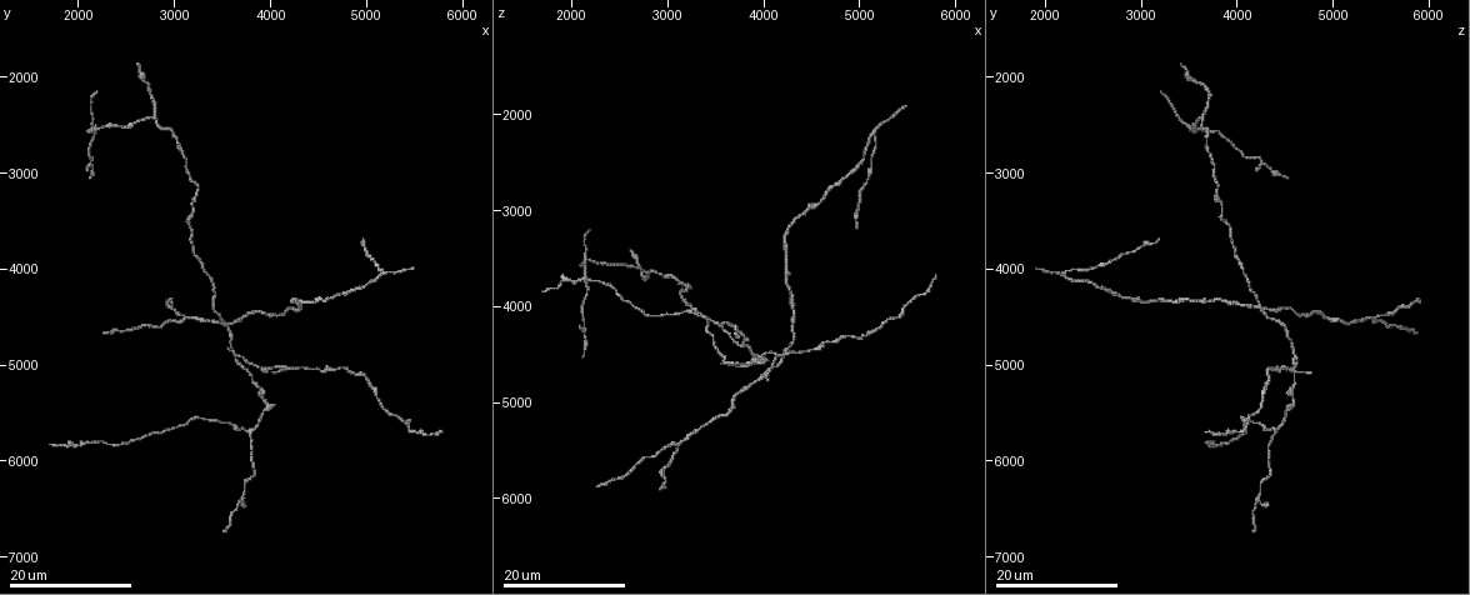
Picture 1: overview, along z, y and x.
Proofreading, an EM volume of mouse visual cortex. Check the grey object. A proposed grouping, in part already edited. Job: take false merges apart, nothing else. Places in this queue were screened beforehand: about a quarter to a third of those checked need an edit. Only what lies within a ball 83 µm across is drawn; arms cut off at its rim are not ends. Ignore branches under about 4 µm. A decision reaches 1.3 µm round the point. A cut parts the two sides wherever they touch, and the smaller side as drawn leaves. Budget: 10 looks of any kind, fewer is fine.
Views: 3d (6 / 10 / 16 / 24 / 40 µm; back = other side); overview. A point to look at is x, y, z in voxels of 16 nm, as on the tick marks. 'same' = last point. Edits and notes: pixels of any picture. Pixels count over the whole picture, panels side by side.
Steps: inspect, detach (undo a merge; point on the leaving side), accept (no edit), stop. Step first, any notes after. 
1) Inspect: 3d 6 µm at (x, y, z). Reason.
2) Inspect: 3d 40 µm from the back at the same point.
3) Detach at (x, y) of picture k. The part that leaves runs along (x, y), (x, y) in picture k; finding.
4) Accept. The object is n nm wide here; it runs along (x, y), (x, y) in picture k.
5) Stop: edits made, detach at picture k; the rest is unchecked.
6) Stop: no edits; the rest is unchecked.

Inspect: 3d 16 µm at (3120, 4500, 5460). Two arms in line, one across.

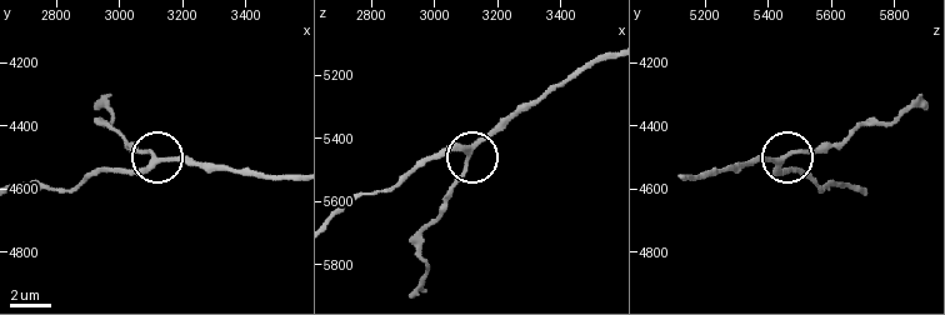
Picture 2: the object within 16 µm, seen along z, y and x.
Inspect: 3d 6 µm at (3110, 4500, 5450). Zoom in.

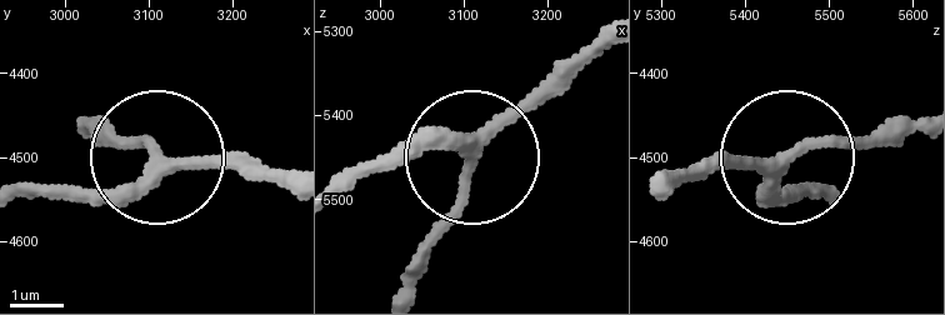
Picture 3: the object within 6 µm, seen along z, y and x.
Accept. Continuous, no second neuron.

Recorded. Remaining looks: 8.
Inspect: 3d 24 µm at (5140, 4060, 2160). A fork.

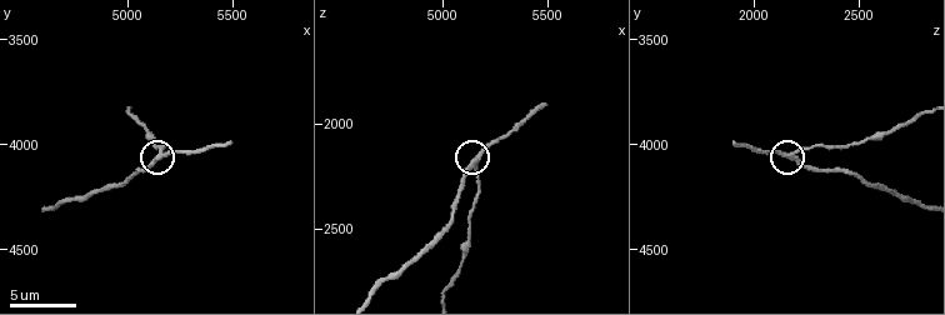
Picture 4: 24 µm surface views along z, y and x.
Inspect: 3d 6 µm at (5150, 4040, 2200). Closer look.

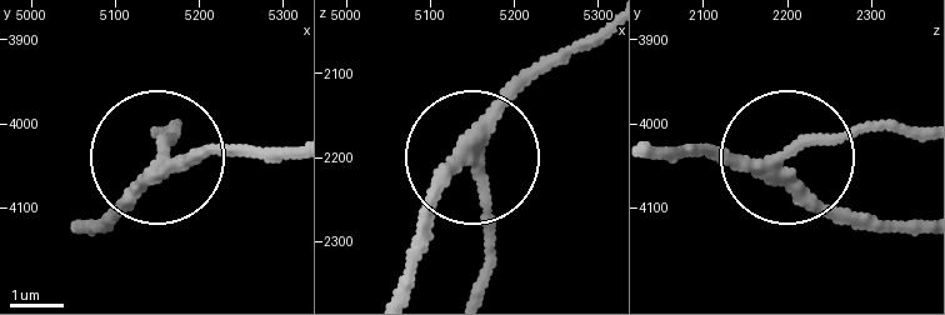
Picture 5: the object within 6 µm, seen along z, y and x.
Accept. The side arm is 8 µm long; it runs along (76, 233), (158, 156), (189, 165), (265, 151) in picture 5; one neuron here.

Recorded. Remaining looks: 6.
Inspect: 3d 24 µm at (3660, 4920, 4620). Three arms meet.

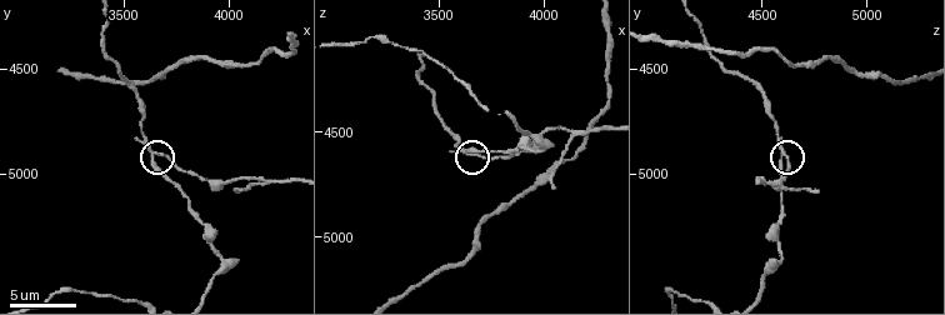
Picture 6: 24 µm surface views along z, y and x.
Inspect: 3d 10 µm at (3650, 4890, 4590). Closer look.

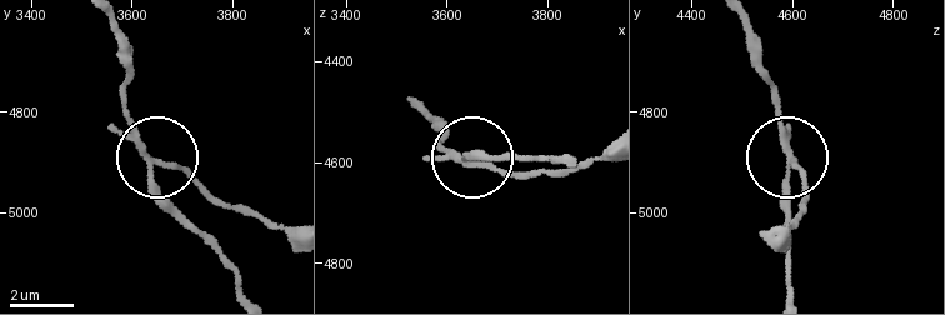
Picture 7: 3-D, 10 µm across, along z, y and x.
Detach at (180, 168) of picture 7. The object is 160 nm wide here; a second neuron is stuck on.

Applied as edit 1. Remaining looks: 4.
Inspect: 3d 16 µm at (3810, 4440, 4870).

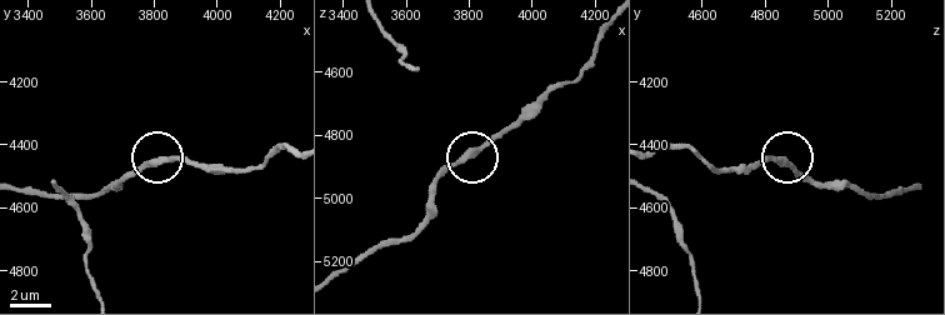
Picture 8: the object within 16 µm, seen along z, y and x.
Inspect: 3d 6 µm at (3820, 4450, 4860).

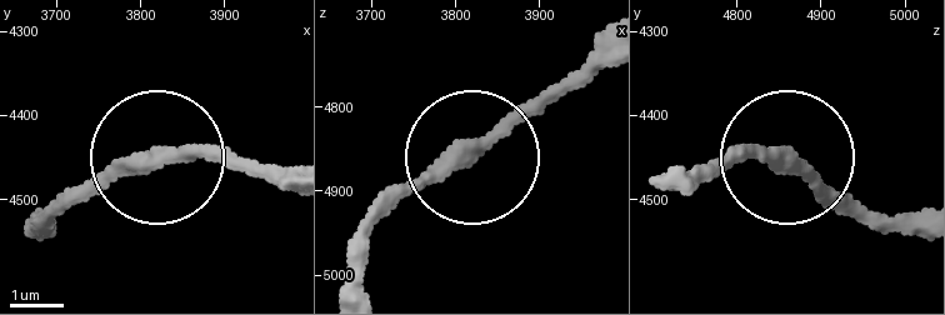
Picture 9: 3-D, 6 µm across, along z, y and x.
Accept. The object is 300 nm wide here; all the same neuron.

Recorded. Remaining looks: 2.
Inspect: 3d 16 µm at (3020, 2680, 3680). Narrows sharply.

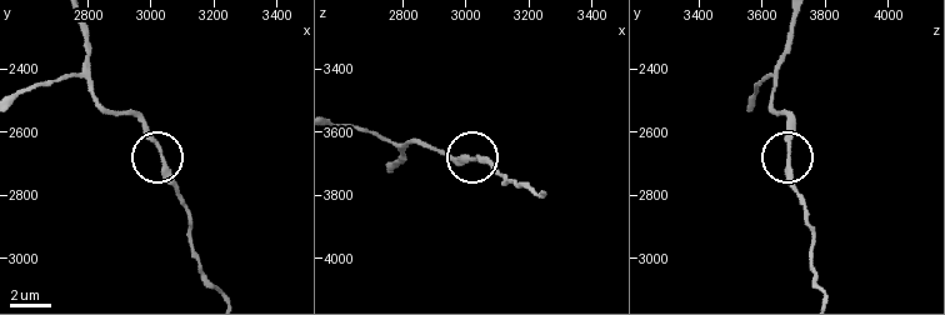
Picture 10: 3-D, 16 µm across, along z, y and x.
Inspect: 3d 10 µm at (3030, 2680, 3680). Closer look.

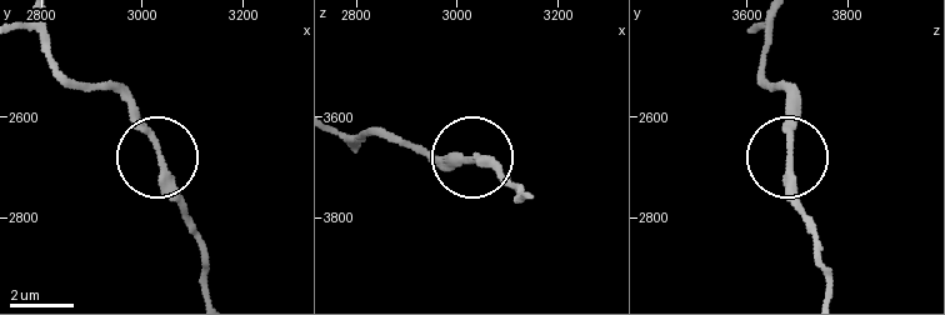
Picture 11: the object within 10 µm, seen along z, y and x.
Accept. It runs along (829, 291), (789, 170), (789, 93) in picture 11; all the same neuron.

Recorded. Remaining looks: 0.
Stop: edits made, detach at picture 7; the rest is unchecked.

